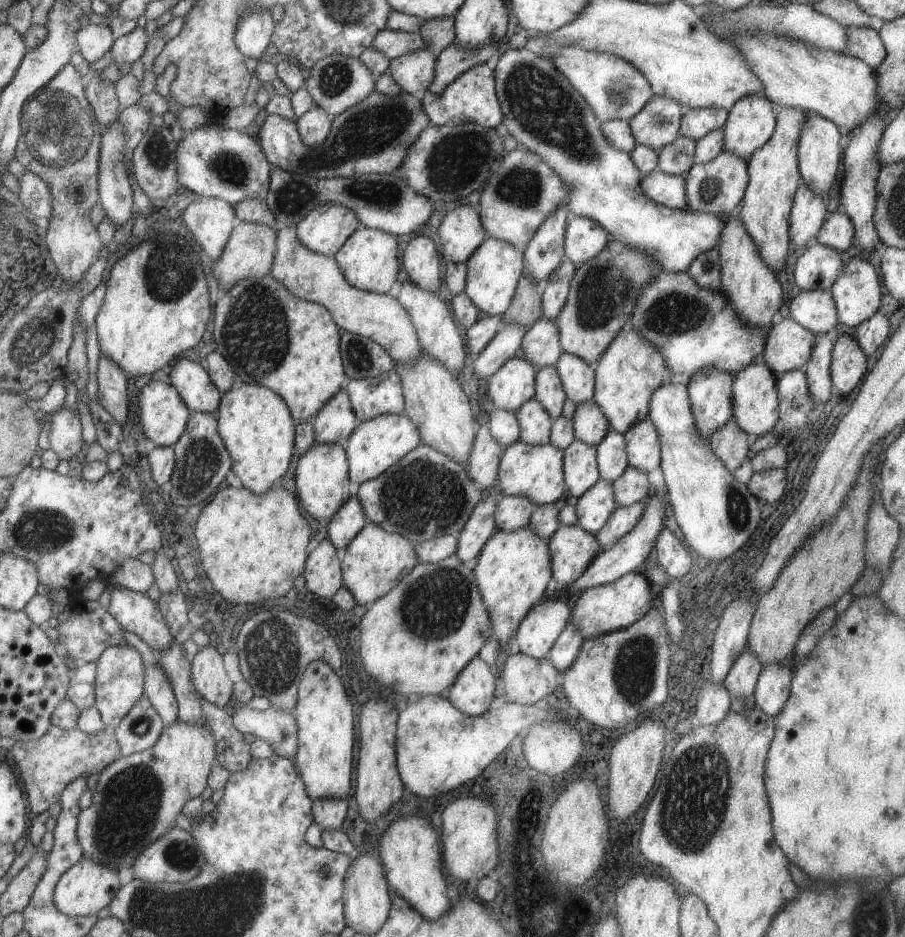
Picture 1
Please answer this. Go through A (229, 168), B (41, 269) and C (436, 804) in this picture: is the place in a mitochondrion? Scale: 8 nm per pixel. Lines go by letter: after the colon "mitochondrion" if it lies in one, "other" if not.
A: mitochondrion
B: other
C: other

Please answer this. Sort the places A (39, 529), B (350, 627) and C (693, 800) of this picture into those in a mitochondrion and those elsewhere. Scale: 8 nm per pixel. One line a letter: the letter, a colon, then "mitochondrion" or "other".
A: mitochondrion
B: other
C: mitochondrion

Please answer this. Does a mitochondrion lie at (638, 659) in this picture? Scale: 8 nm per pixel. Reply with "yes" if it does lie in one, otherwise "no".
yes

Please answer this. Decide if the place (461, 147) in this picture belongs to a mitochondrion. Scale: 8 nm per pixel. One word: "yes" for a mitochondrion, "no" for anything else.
yes

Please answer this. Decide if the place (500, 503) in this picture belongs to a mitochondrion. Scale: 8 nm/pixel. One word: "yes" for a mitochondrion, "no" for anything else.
no

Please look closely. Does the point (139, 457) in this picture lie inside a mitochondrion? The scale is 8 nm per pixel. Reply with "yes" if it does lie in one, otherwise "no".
no

